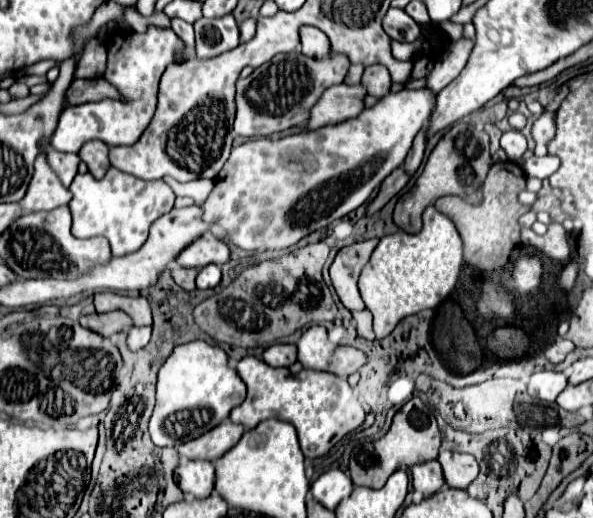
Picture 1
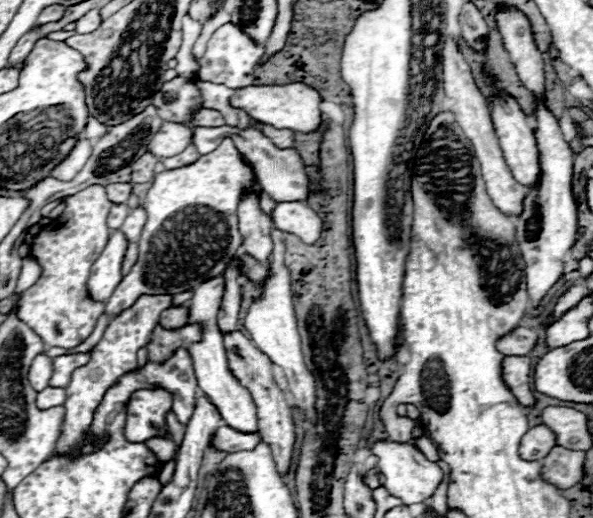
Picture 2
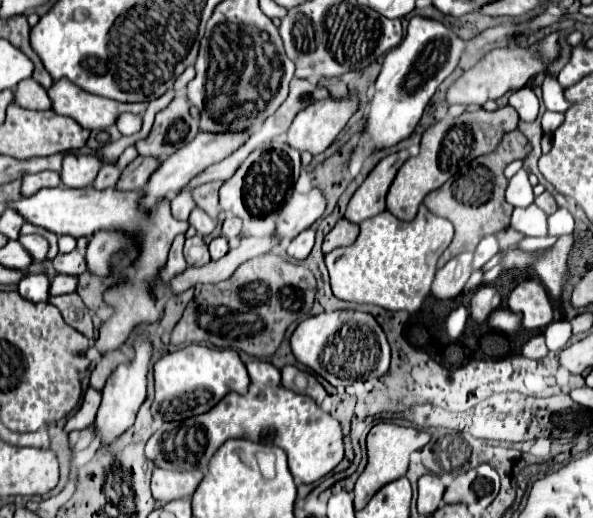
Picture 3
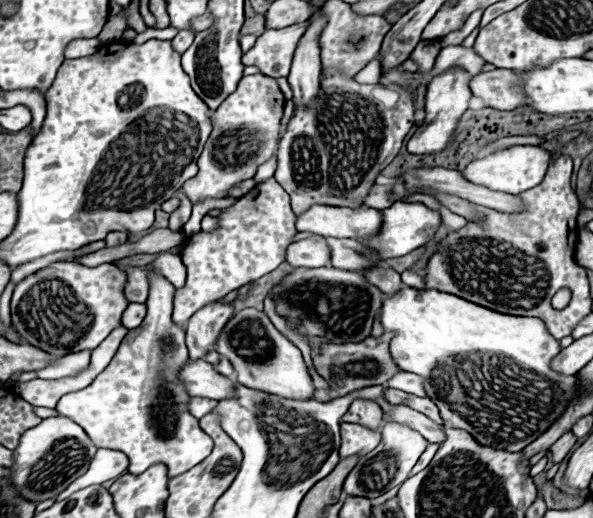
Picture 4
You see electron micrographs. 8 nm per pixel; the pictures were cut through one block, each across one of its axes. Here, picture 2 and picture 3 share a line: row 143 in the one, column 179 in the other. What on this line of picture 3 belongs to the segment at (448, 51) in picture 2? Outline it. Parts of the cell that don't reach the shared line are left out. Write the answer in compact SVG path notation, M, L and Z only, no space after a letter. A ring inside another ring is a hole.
M154 468L152 474L152 496L158 502L170 502L176 498L190 498L202 480L202 472L194 470L164 470Z

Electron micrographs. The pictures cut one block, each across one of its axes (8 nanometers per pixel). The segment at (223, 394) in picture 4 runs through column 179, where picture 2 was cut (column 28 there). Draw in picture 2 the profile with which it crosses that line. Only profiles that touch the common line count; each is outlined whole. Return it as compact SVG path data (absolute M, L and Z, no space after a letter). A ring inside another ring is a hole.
M38 354L28 372L28 380L30 380L32 388L36 392L44 390L50 382L50 376L52 376L52 358L48 358L46 354Z

